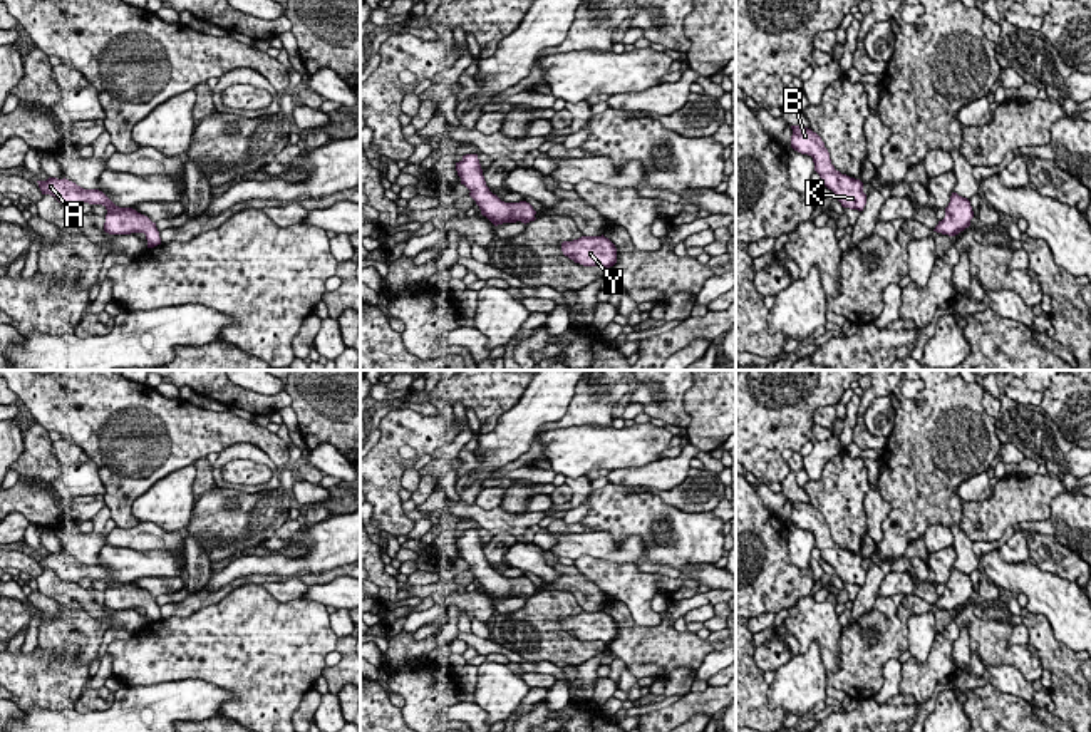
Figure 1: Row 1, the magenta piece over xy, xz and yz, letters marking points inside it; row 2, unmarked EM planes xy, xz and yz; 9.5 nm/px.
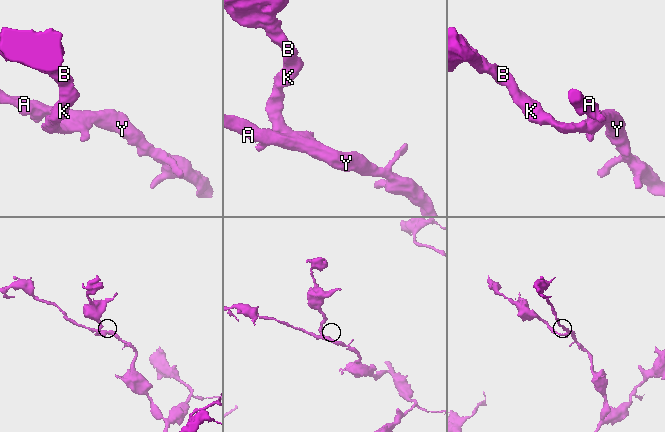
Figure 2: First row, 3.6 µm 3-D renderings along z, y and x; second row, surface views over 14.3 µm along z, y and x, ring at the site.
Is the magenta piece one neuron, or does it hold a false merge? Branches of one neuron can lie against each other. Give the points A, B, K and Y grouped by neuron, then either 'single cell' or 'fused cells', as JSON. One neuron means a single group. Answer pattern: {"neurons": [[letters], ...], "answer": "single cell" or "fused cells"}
{"neurons": [["A", "B", "K", "Y"]], "answer": "single cell"}

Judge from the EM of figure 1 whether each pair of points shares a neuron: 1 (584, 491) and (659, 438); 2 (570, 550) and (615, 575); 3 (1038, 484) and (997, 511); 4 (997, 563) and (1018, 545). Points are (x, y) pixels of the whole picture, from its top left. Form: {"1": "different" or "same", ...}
{"1": "different", "2": "different", "3": "same", "4": "different"}

